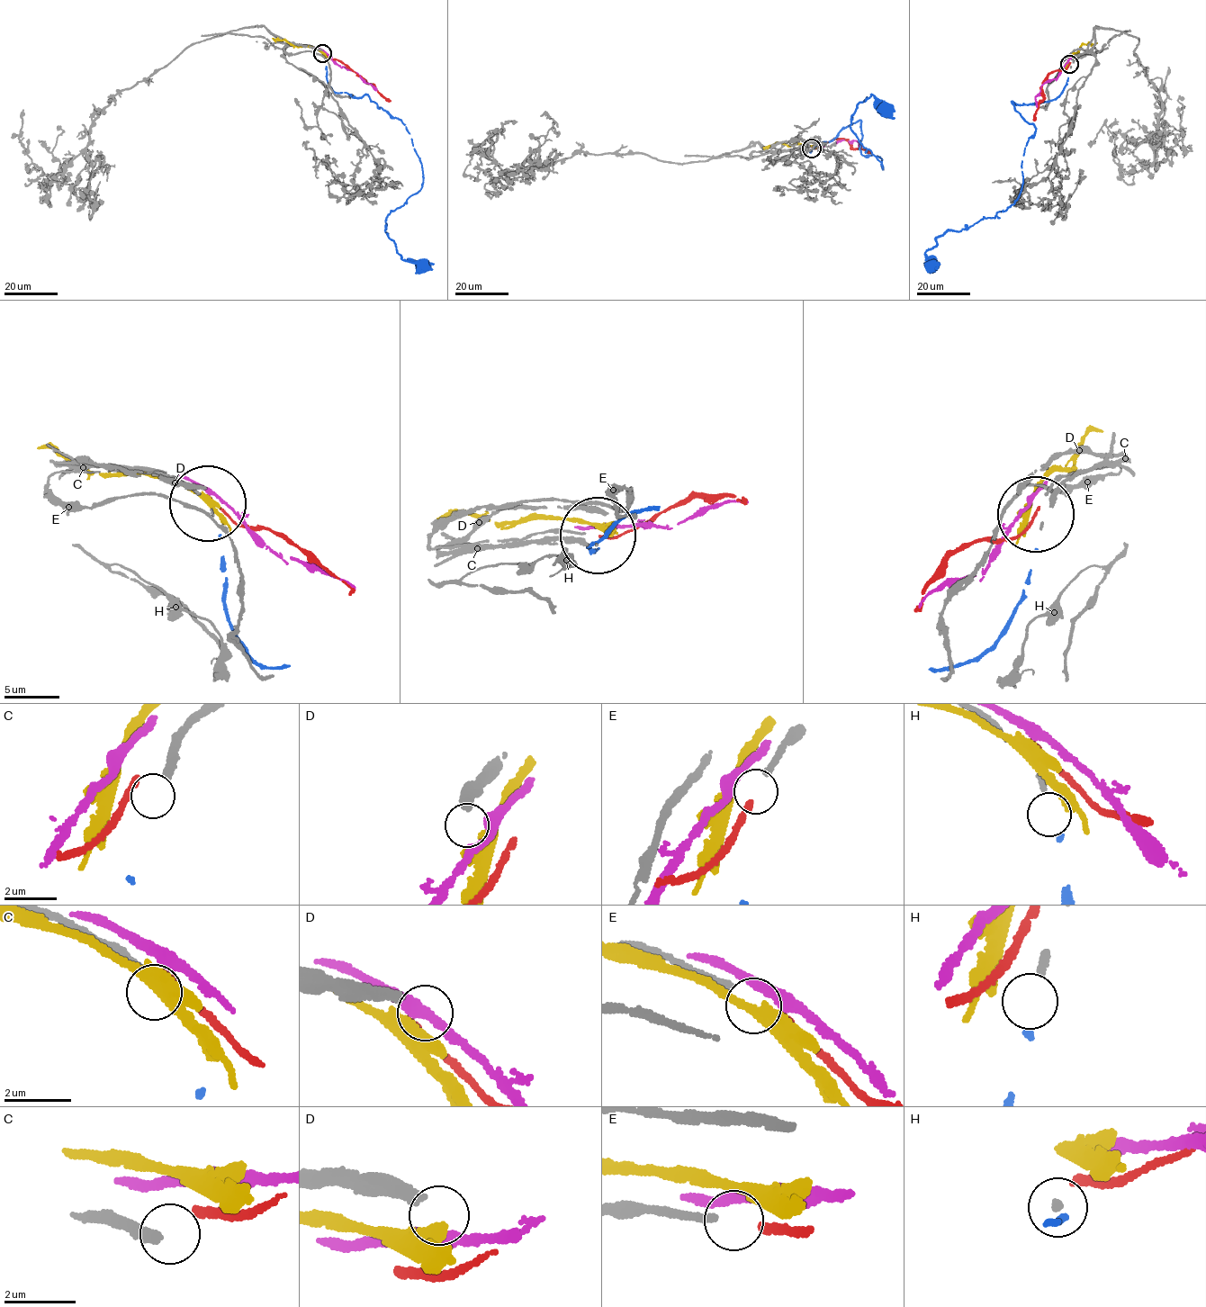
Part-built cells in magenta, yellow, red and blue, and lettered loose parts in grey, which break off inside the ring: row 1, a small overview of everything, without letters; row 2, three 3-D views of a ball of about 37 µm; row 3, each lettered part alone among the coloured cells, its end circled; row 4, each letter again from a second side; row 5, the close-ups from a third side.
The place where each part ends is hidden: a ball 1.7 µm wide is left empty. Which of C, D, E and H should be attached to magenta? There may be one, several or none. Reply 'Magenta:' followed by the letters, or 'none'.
Magenta: none

